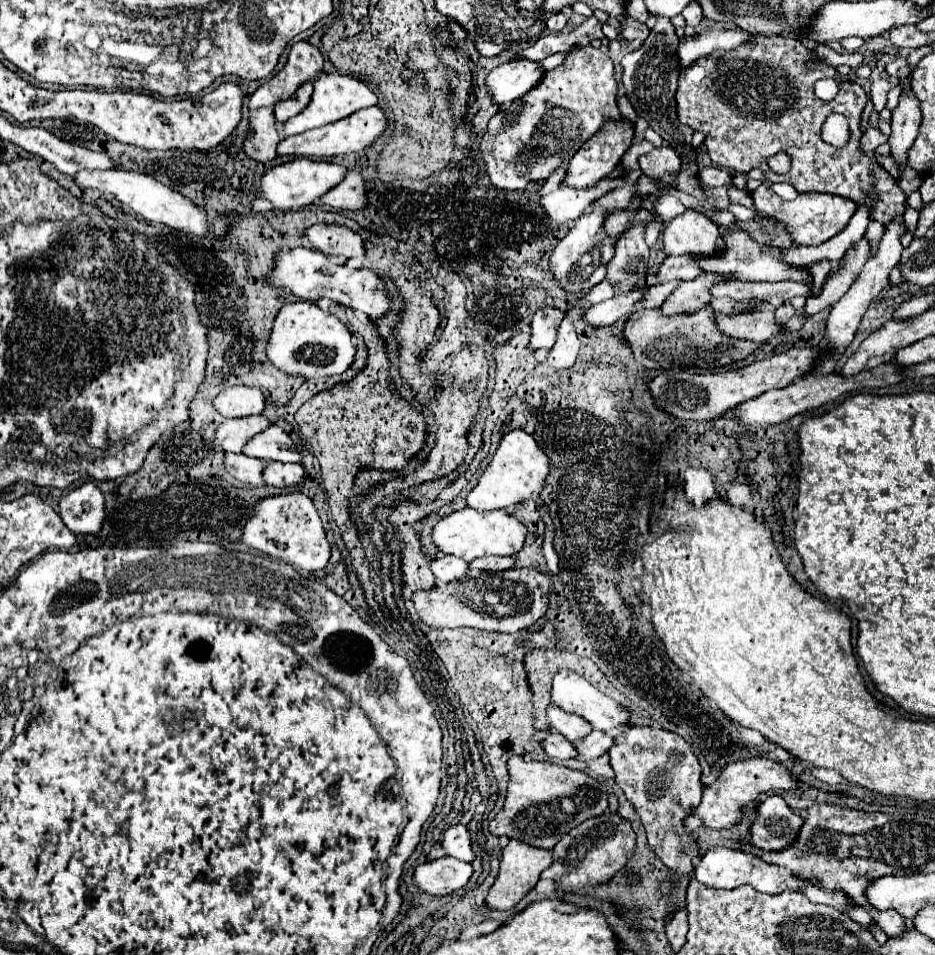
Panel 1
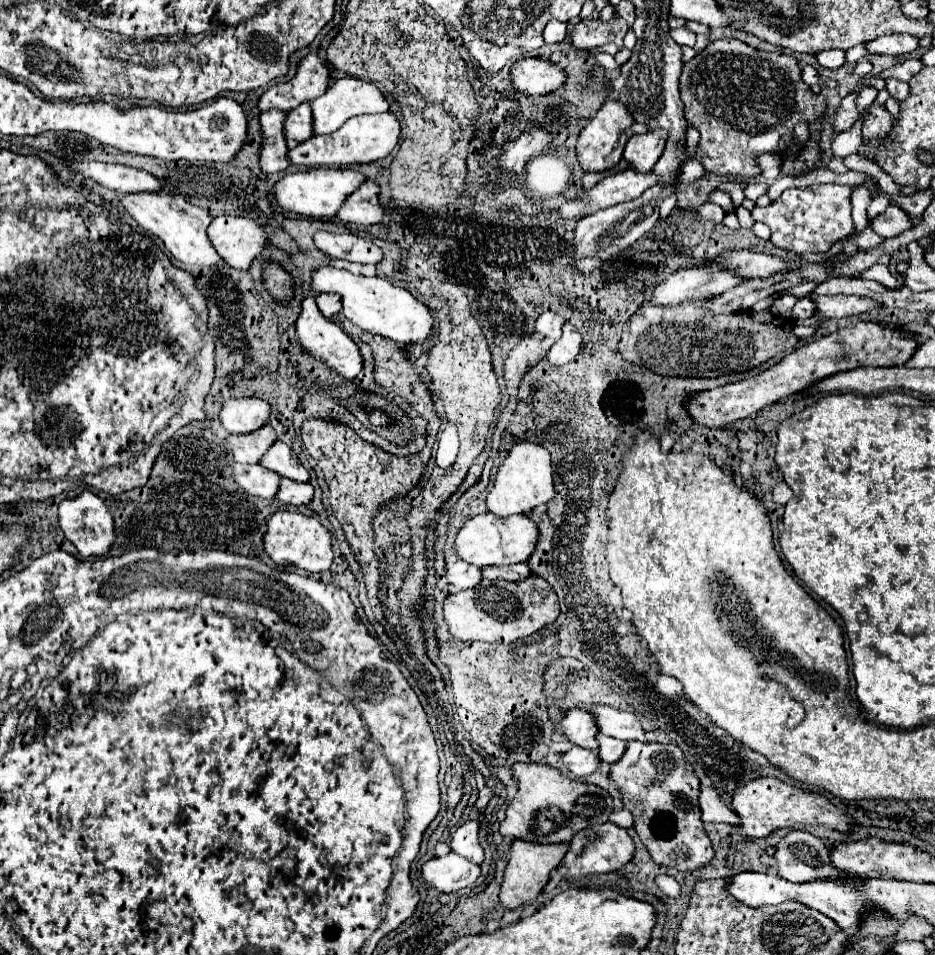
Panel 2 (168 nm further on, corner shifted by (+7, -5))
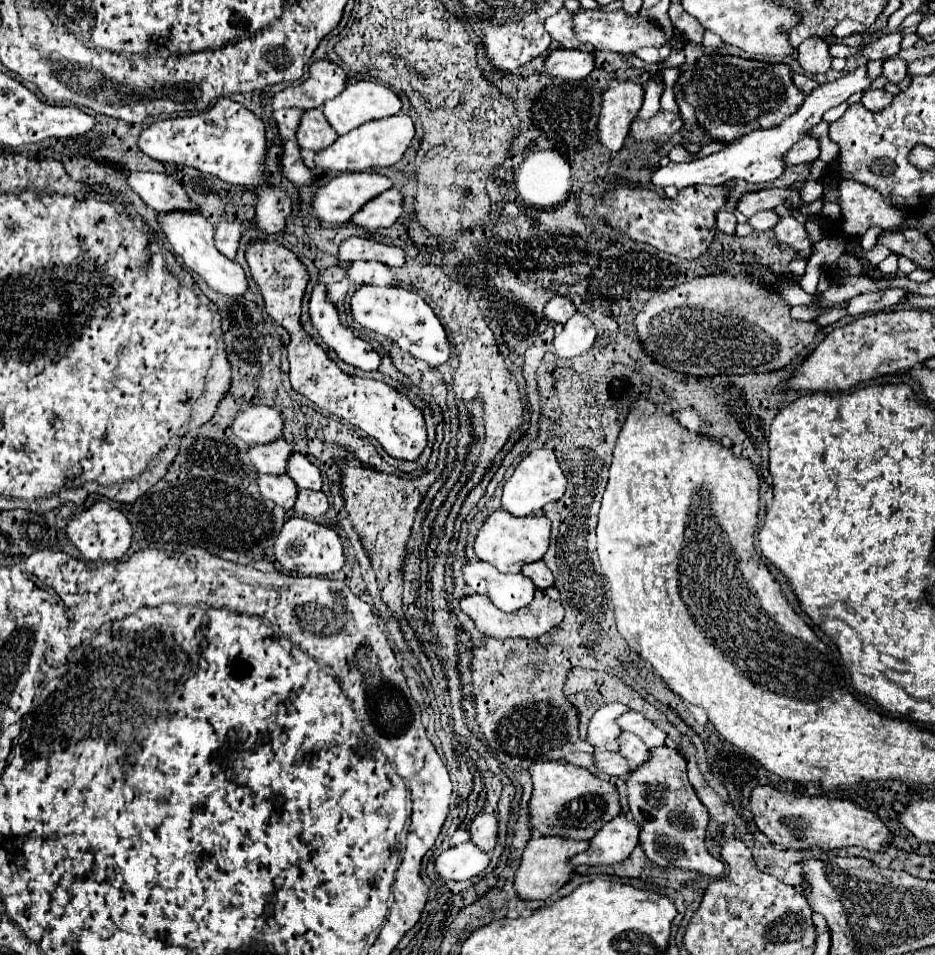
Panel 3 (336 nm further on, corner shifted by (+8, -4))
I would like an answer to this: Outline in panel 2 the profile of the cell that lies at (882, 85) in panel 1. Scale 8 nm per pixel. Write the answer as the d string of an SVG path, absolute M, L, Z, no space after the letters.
M851 92L847 94L839 108L835 110L835 118L833 118L833 130L839 134L839 132L845 132L849 130L857 120L859 120L859 112L857 112L857 106L855 106L855 100L857 100L857 94Z

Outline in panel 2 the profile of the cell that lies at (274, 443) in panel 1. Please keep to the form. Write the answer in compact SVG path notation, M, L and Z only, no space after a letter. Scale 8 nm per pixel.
M281 440L269 448L269 452L261 460L261 466L265 466L265 468L269 468L289 480L309 482L309 472L301 466L297 454Z

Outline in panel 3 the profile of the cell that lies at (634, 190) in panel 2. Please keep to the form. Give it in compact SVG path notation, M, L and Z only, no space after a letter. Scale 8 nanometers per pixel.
M860 65L856 71L850 71L848 75L840 77L838 81L820 85L810 95L806 95L806 101L798 109L798 113L790 115L782 125L772 127L772 129L756 129L756 131L740 137L738 141L726 145L726 149L722 149L718 153L712 153L704 159L696 159L696 161L690 161L690 163L670 163L666 167L658 167L650 175L650 183L652 183L652 187L660 187L660 189L664 189L668 185L672 185L676 189L686 189L686 187L692 187L692 185L722 185L730 177L746 179L750 183L774 181L776 177L780 177L784 173L784 169L786 169L784 157L794 147L794 143L804 139L808 135L808 131L822 121L822 115L828 109L844 103L852 93L866 91L868 85L870 85L870 79L866 77L866 67Z

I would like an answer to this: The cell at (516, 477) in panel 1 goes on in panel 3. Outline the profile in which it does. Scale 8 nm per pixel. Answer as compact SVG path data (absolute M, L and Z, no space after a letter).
M536 449L522 457L518 467L506 481L506 485L502 489L502 509L506 509L508 513L512 513L516 517L534 515L546 503L558 501L564 495L564 489L566 489L566 477L560 469L558 459L552 453L552 449Z

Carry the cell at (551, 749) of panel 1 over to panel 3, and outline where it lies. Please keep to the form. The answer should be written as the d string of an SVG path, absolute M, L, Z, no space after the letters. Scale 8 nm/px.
M594 751L594 765L598 771L614 775L614 777L626 777L630 773L630 767L620 753Z

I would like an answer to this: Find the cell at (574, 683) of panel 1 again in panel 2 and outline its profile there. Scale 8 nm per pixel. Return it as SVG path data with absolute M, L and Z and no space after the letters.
M591 706L591 712L603 734L609 734L609 736L625 740L625 742L629 742L629 740L647 742L645 730L635 714L617 710L611 706Z

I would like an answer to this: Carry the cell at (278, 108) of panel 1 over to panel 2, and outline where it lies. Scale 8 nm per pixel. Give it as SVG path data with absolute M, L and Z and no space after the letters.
M301 104L293 112L287 114L285 120L285 136L287 140L293 140L297 144L309 140L313 136L313 120L311 120L311 106Z

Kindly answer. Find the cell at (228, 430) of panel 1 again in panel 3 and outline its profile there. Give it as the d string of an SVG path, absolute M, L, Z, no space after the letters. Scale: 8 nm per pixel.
M284 439L248 447L248 457L260 473L274 473L274 475L284 473L284 465L290 453L292 447Z

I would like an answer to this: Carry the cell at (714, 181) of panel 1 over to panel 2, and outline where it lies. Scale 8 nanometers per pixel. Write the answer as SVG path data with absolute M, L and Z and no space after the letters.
M723 182L719 188L731 196L735 206L741 206L741 202L745 200L745 184L741 182Z

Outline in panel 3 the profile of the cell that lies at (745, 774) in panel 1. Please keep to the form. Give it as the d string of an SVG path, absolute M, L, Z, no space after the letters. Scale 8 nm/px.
M764 785L752 789L750 811L756 827L776 845L788 849L808 849L818 845L820 849L838 849L838 847L866 847L872 851L882 851L888 847L890 831L888 827L870 811L858 807L848 799L830 799L822 797L800 797L792 793L780 793L778 789Z

